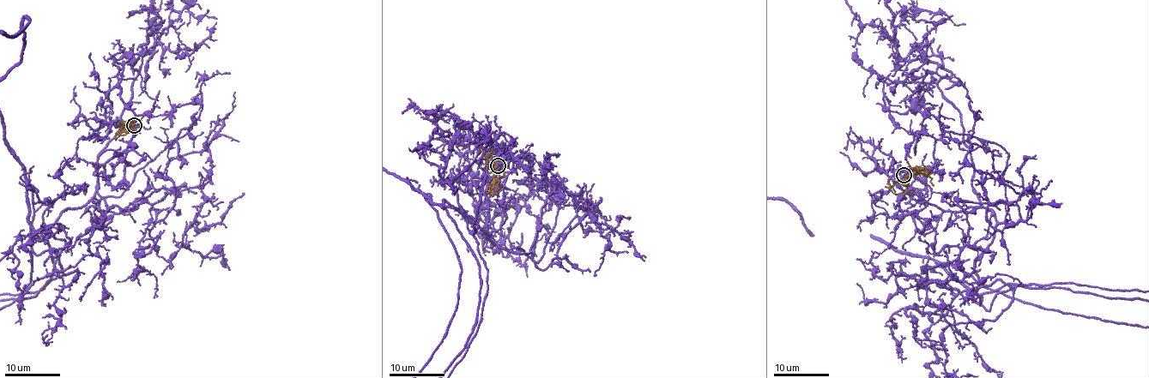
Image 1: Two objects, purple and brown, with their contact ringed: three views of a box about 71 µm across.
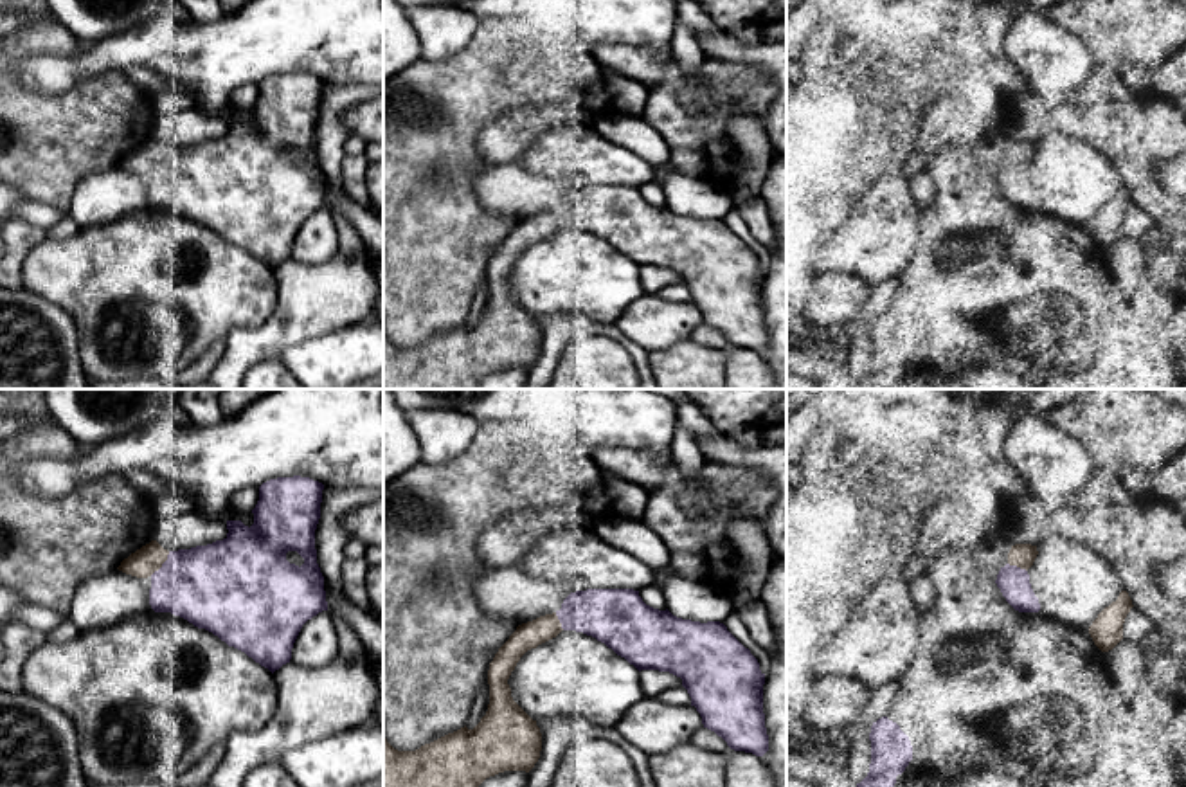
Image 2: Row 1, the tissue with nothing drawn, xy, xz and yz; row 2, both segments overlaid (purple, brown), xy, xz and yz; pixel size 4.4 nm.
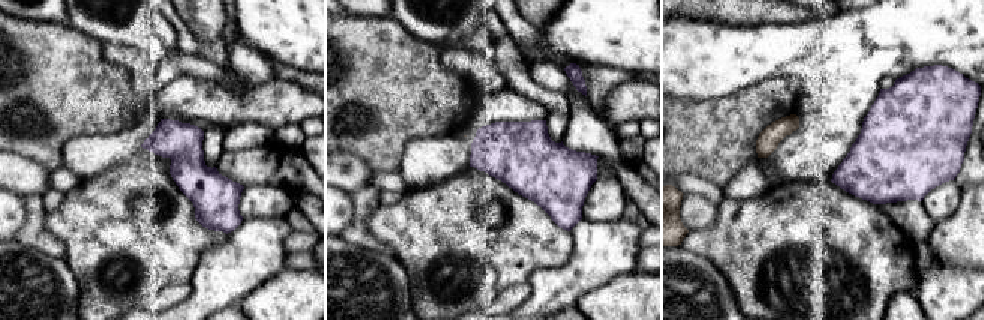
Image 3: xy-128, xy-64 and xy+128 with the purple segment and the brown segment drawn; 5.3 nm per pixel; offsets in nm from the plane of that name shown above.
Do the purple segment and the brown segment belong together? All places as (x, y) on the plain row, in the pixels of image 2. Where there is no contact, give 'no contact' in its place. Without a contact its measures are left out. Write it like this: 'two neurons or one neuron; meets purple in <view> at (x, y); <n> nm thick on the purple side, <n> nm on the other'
one neuron; meets purple in xy at (162, 161); 380 nm thick on the purple side, 120 nm on the other

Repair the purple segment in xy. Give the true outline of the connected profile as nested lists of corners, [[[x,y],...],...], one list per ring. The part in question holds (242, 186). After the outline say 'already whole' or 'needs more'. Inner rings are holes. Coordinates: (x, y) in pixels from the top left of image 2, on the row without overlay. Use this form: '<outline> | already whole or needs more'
[[[277,74],[259,83],[254,121],[227,117],[227,133],[207,142],[167,148],[157,137],[121,158],[119,167],[151,175],[149,202],[205,225],[272,270],[290,259],[302,222],[328,207],[317,160],[315,126],[324,81],[310,74]]] | needs more

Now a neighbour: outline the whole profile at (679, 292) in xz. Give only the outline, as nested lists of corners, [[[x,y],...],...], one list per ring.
[[[684,283],[669,285],[655,292],[664,301],[691,303],[691,294]]]

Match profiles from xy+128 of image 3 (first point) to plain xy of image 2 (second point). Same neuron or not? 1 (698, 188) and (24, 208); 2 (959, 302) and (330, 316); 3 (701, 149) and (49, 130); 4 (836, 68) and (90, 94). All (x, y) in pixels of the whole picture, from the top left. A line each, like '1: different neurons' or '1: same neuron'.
1: same neuron
2: different neurons
3: same neuron
4: different neurons

